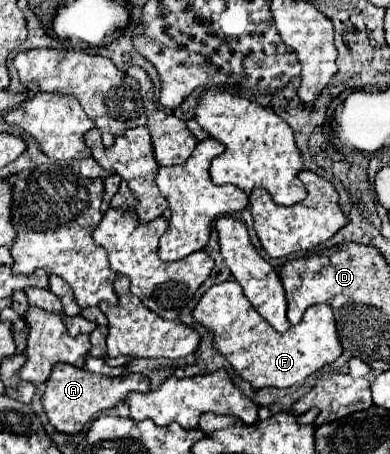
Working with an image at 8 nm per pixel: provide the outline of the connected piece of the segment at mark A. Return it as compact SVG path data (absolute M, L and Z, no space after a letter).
M58 363L58 365L54 365L50 379L46 381L46 393L44 393L42 403L44 403L44 411L50 419L50 423L60 433L78 435L82 431L82 427L86 425L86 421L90 421L100 411L116 407L120 401L124 401L128 397L130 391L148 393L150 391L148 377L140 375L140 373L128 373L122 379L108 379L108 383L106 381L102 383L102 375L96 375L96 373L66 365L66 363Z

